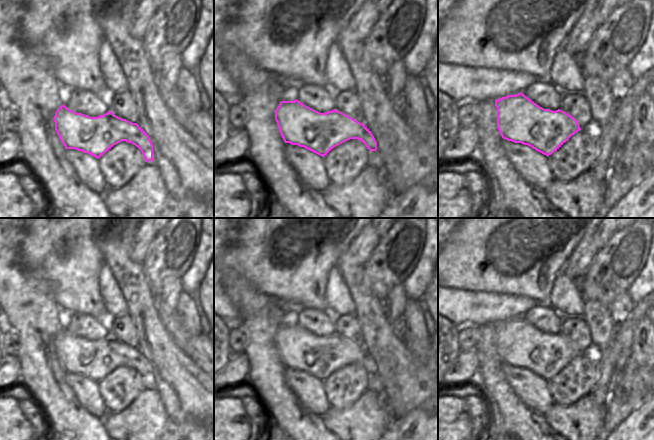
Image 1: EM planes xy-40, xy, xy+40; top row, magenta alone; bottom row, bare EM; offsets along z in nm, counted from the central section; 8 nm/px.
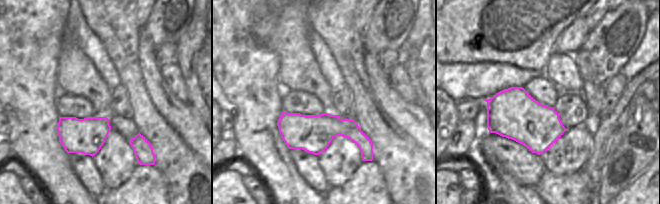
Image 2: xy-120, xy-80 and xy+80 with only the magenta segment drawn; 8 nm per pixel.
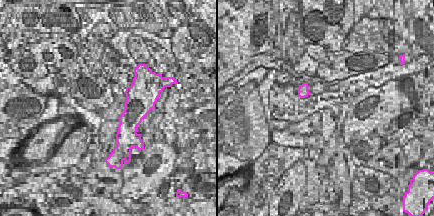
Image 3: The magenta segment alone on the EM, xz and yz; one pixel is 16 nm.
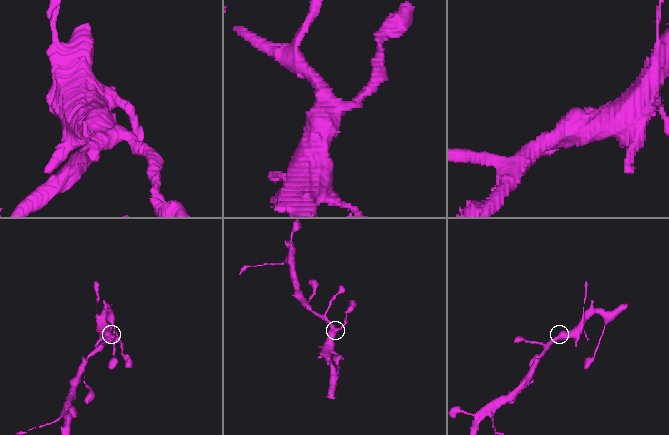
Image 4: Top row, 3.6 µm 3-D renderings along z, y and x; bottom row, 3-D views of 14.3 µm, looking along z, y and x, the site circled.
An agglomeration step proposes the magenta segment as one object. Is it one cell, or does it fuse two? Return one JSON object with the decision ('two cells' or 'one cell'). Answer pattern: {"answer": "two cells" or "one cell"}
{"answer": "one cell"}

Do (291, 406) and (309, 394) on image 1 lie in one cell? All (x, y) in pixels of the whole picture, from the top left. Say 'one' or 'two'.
two

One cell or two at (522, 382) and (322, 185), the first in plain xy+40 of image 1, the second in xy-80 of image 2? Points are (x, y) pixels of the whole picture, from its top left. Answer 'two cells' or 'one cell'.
one cell

